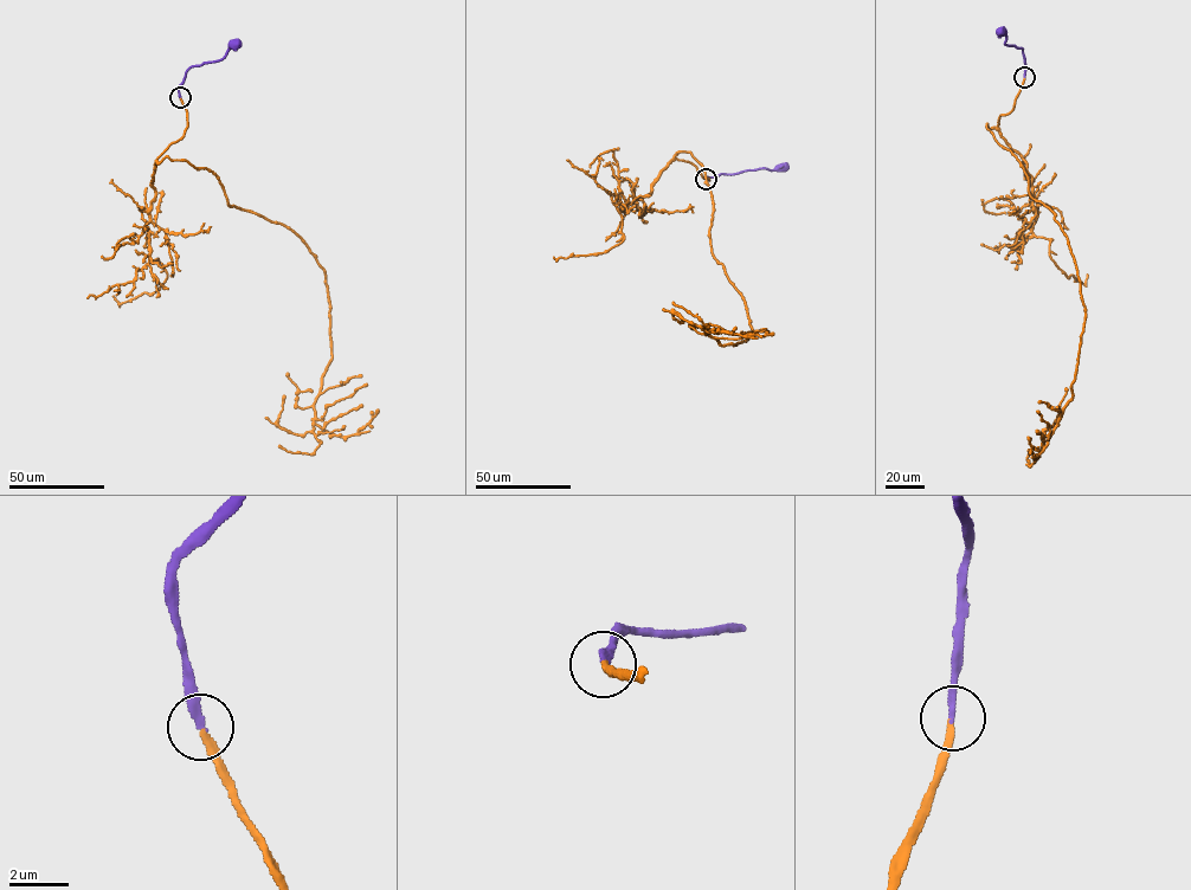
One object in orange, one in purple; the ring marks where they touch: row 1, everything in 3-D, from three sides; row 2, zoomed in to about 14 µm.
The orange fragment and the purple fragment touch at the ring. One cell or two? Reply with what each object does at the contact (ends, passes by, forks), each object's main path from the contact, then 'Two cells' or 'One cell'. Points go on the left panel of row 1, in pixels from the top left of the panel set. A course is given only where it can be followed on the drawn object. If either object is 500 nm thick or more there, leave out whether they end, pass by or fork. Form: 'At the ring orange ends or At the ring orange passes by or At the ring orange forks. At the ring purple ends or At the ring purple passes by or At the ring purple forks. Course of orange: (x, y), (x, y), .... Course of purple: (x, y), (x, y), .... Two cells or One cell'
At the ring orange ends. At the ring purple ends. Course of orange: (180, 97), (187, 127), (155, 161), (211, 171), (324, 271), (314, 421), (347, 437), (378, 410). Course of purple: (180, 97), (178, 86), (186, 71), (220, 60), (237, 44). One cell

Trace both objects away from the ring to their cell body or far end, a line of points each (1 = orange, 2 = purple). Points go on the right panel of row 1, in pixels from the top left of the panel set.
1: (1024, 77), (1014, 109), (997, 129), (986, 126), (1066, 236), (1085, 318), (1073, 397), (1035, 459), (1028, 437)
2: (1024, 77), (1022, 49), (1005, 45), (1002, 32)

